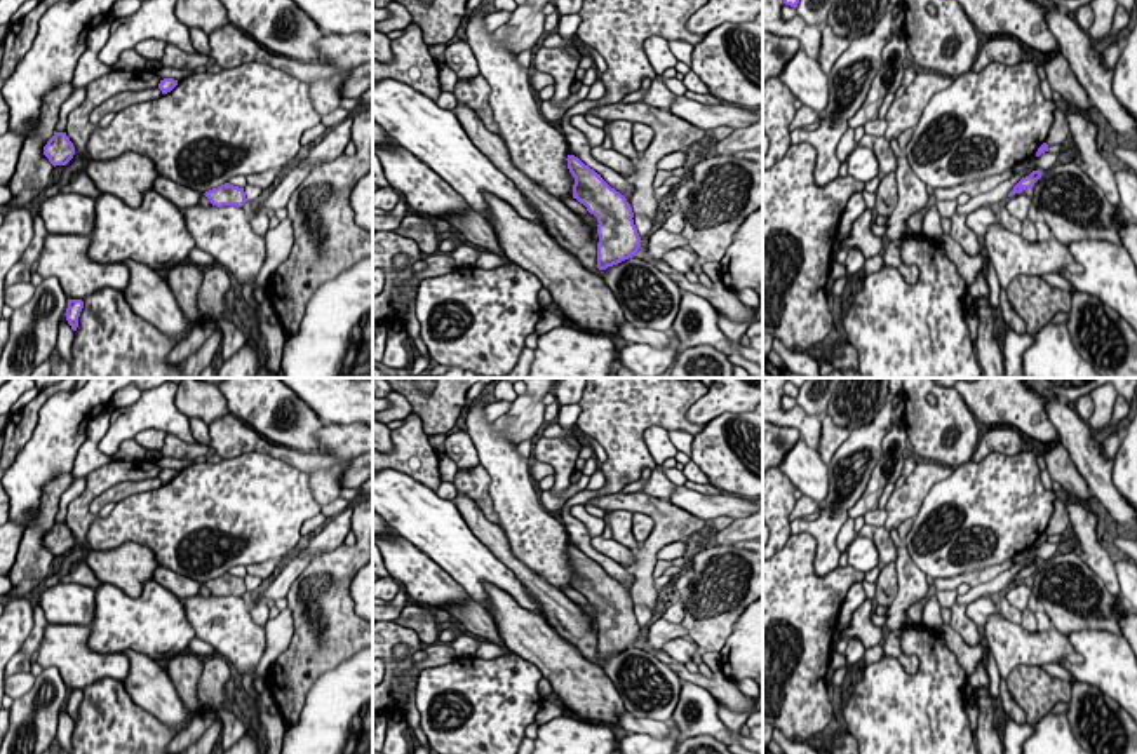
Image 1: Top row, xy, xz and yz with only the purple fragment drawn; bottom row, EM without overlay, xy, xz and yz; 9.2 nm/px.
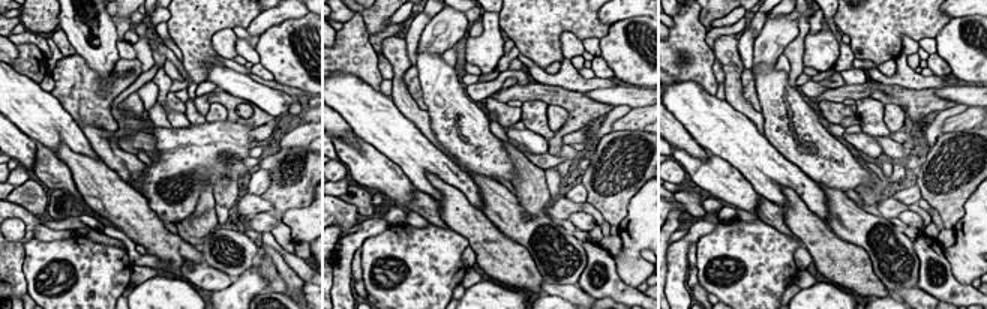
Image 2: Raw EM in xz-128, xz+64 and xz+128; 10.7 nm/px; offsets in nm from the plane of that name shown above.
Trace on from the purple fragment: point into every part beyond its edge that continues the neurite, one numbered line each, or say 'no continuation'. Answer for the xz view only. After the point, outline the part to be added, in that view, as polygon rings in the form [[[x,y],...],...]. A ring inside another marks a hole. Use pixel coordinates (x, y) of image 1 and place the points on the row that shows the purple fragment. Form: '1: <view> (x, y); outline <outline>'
1: xz (671, 133); outline [[[622,101],[613,104],[601,104],[590,108],[585,115],[595,115],[604,120],[627,120],[646,124],[655,131],[655,138],[646,151],[641,153],[636,164],[636,174],[630,181],[636,192],[630,199],[634,214],[641,214],[651,219],[656,218],[658,200],[655,197],[653,181],[658,172],[656,164],[669,153],[688,150],[696,145],[705,131],[672,115],[669,110],[646,104],[644,101],[623,104]]]

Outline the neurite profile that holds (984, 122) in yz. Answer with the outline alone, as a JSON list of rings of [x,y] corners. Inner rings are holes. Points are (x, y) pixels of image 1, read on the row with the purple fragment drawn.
[[[1033,61],[1015,66],[991,63],[982,71],[956,77],[947,89],[932,96],[904,151],[930,190],[998,176],[1038,151],[1048,138],[1055,108],[1041,92]]]

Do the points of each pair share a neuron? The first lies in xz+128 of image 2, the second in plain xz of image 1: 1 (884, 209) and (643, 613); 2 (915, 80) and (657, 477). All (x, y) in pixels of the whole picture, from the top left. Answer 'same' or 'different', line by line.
1: different
2: same

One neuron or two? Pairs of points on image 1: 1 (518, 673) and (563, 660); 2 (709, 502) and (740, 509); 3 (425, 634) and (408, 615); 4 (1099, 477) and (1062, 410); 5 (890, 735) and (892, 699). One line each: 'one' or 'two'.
1: two
2: one
3: one
4: one
5: one

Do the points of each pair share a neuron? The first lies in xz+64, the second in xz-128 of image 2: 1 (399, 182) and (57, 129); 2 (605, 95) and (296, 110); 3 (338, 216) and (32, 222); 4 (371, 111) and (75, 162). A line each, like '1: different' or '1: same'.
1: different
2: different
3: same
4: different

